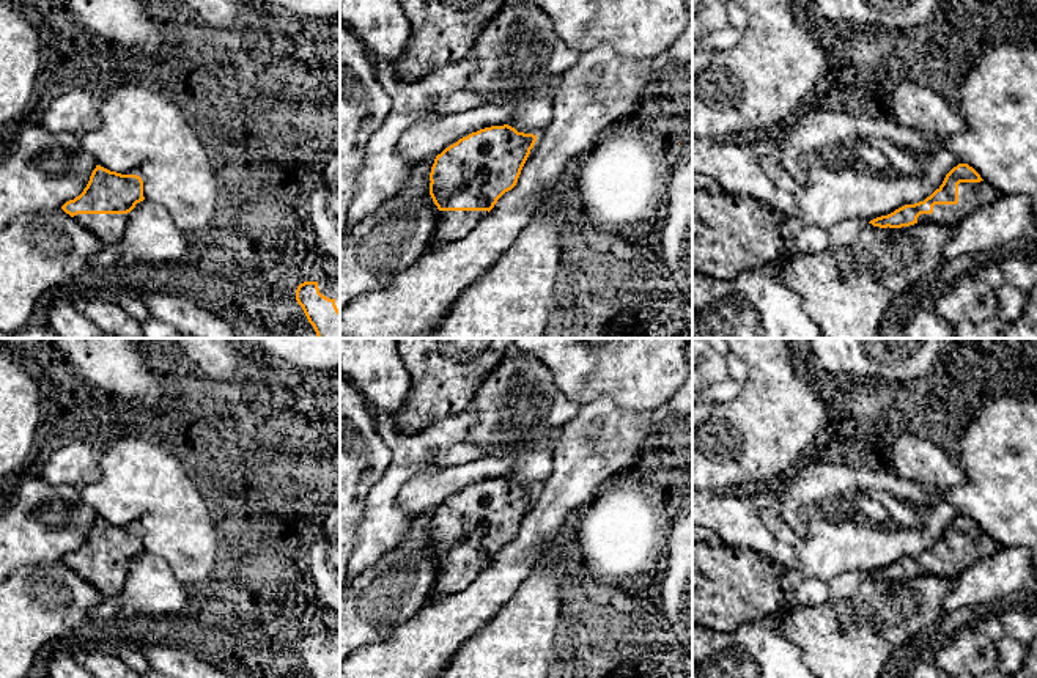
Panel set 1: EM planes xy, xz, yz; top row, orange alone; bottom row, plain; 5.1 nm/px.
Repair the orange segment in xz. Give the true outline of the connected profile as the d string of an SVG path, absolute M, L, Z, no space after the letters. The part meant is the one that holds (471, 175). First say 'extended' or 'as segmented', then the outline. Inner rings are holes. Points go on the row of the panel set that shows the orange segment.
extended; M491 126L459 138L436 156L430 195L437 206L430 247L464 238L511 190L537 142L515 127Z

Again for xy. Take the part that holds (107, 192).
extended; M96 165L83 192L61 209L91 231L104 245L121 241L127 212L143 201L143 181L137 175L121 175Z

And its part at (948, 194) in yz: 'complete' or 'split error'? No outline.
split error

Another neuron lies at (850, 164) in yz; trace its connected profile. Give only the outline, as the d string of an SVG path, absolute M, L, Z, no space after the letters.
M810 102L776 131L754 134L743 142L708 142L692 137L692 173L711 178L724 192L752 197L782 214L781 234L787 245L807 227L829 230L832 225L859 219L865 223L888 216L905 205L924 201L943 184L946 175L960 164L933 137L899 124L892 116L875 110L853 110L832 102ZM781 149L782 168L799 184L795 192L776 186L762 167L762 159Z

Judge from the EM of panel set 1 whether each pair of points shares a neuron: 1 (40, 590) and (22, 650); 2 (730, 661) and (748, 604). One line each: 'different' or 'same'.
1: same
2: different

